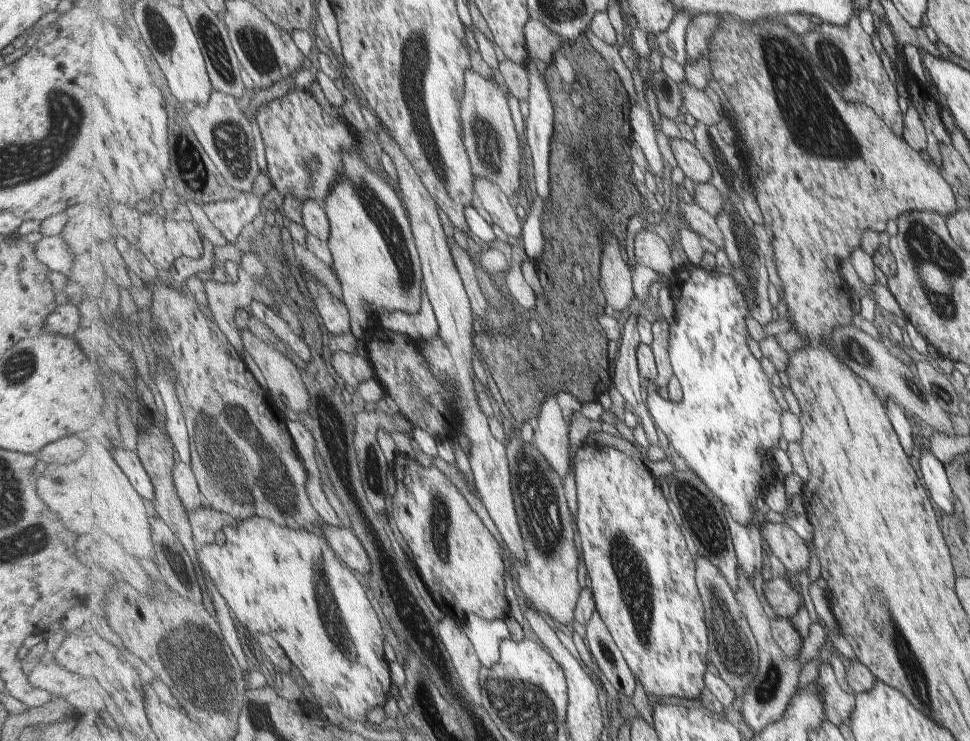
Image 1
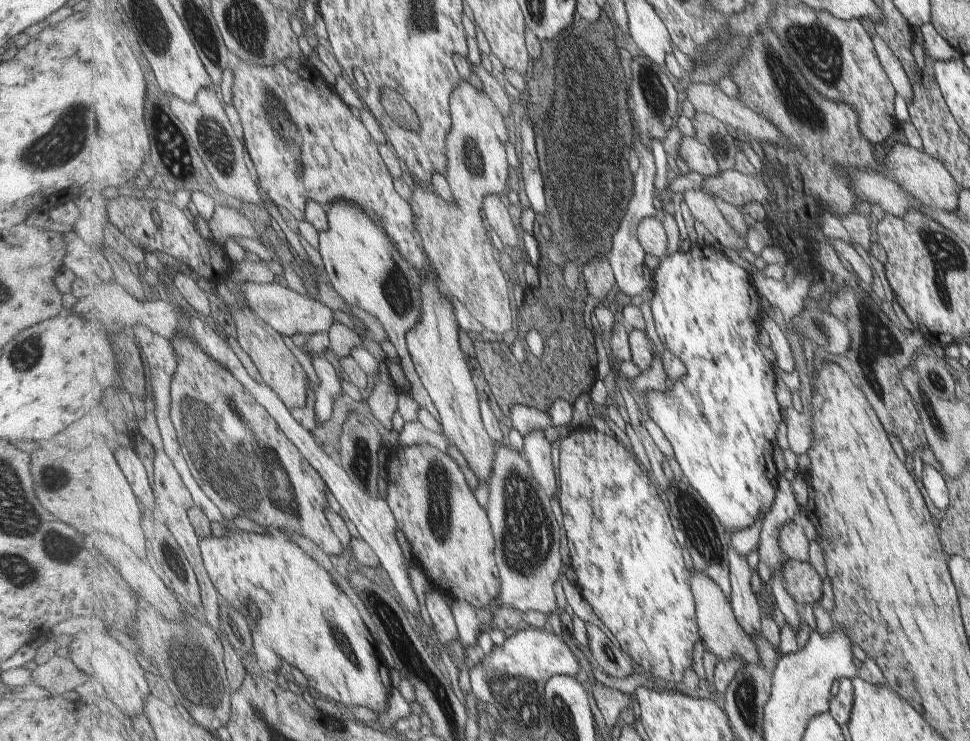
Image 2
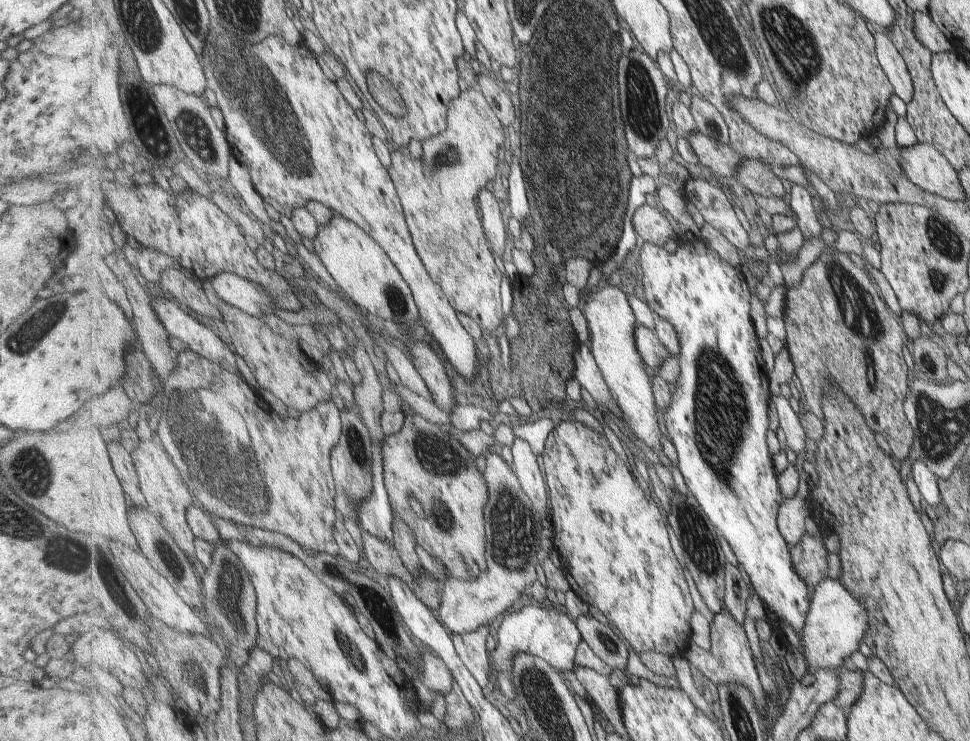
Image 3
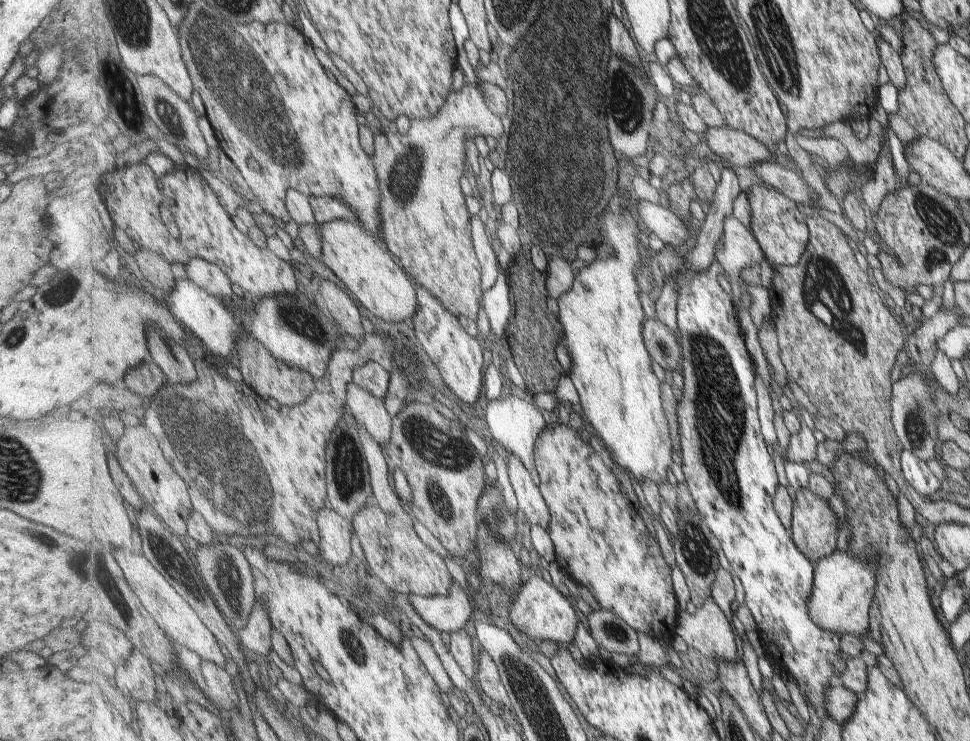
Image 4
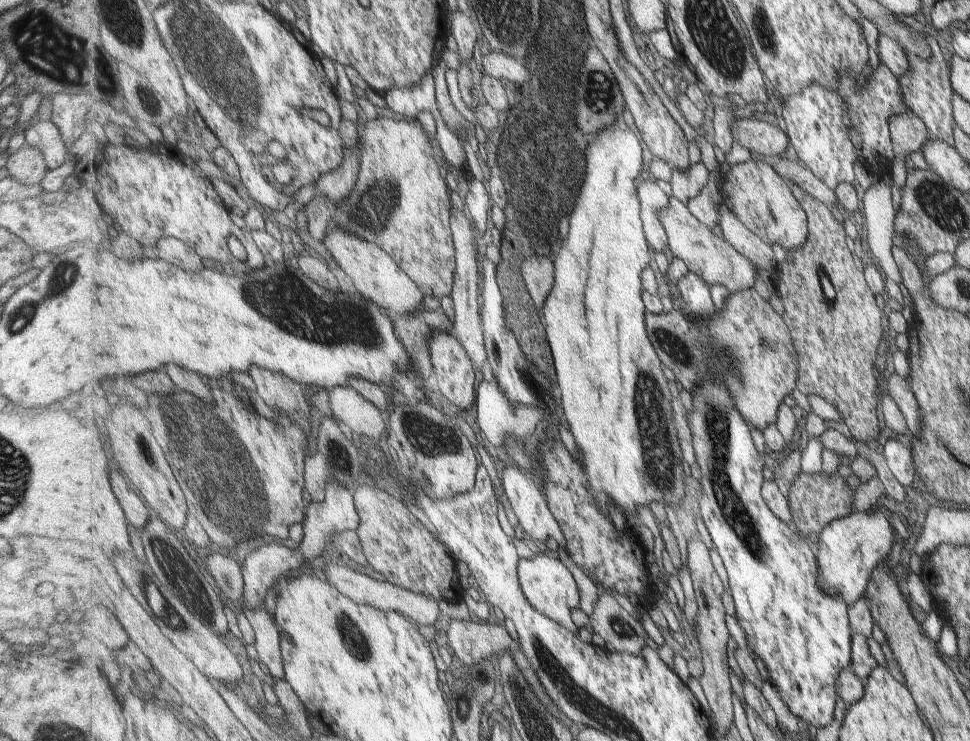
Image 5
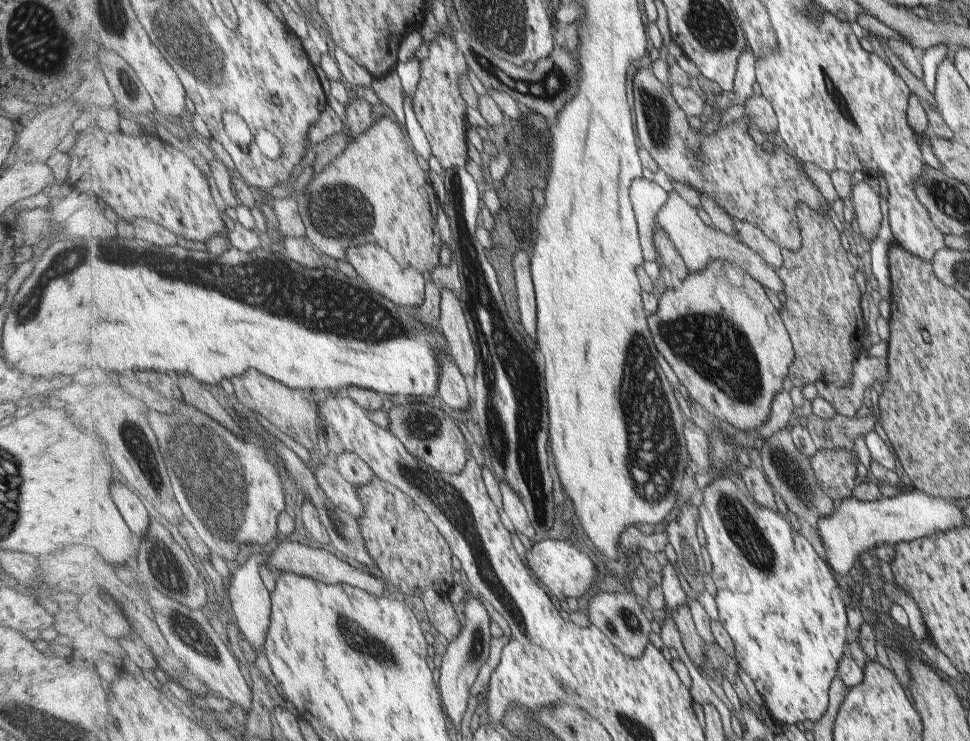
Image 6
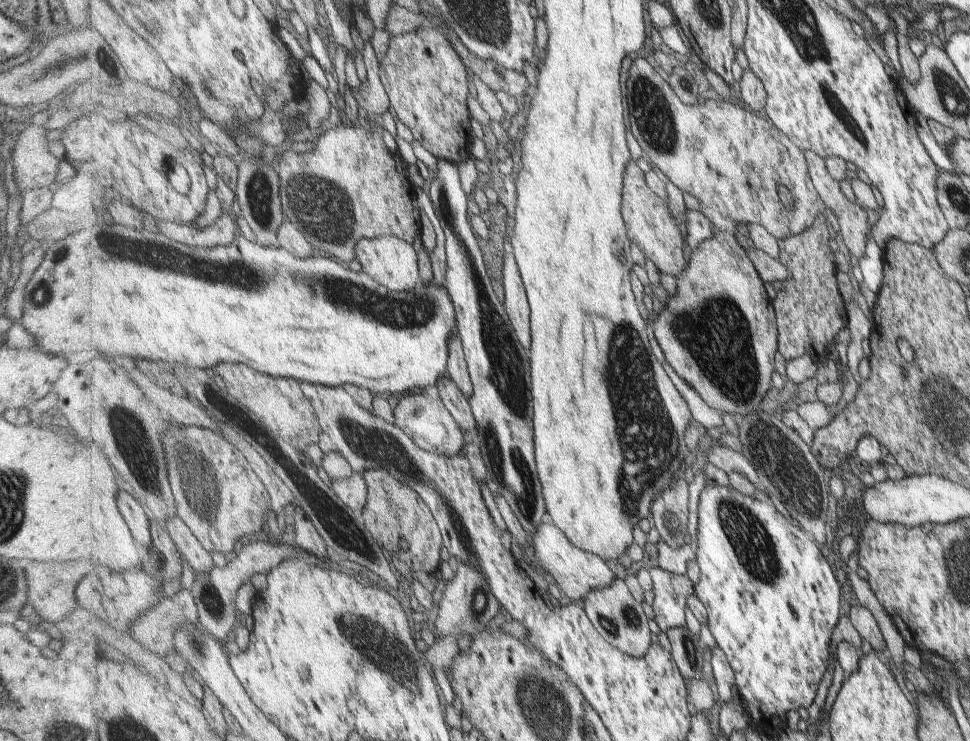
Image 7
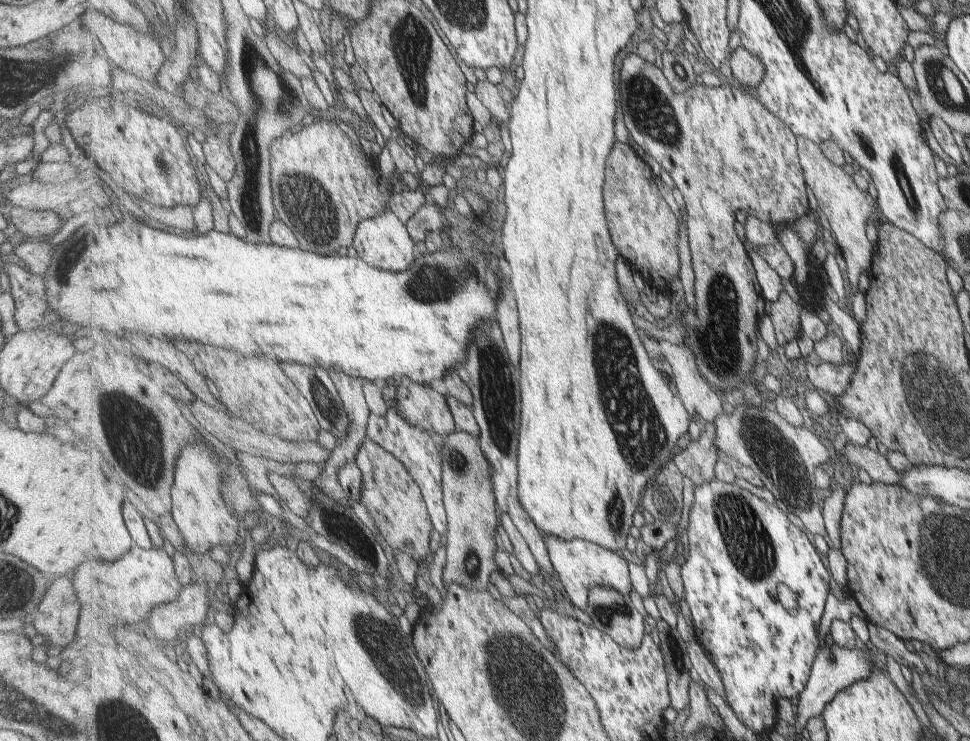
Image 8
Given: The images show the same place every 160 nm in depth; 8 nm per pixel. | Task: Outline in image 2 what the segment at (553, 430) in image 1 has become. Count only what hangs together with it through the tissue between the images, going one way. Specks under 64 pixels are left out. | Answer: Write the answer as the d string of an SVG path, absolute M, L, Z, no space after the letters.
M543 429L531 432L525 438L523 453L528 458L535 478L539 481L546 495L550 498L560 490L557 484L557 472L553 466L553 452L551 452L551 442L545 436Z

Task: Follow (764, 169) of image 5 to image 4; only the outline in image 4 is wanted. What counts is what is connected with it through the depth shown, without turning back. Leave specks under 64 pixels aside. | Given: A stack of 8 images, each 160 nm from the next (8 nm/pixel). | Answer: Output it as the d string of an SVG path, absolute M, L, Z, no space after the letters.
M762 183L752 185L747 194L750 198L752 212L752 235L770 266L776 268L776 266L793 267L797 265L800 256L806 250L807 227L805 218L797 210L795 202L789 200L783 193Z

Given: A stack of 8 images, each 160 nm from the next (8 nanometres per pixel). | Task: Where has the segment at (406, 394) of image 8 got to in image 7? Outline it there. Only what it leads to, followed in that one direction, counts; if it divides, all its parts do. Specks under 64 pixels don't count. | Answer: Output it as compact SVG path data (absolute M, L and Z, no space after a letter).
M423 391L420 394L404 396L394 408L395 424L417 446L427 452L446 457L459 457L464 453L465 440L460 424L454 419L441 397L435 398Z

